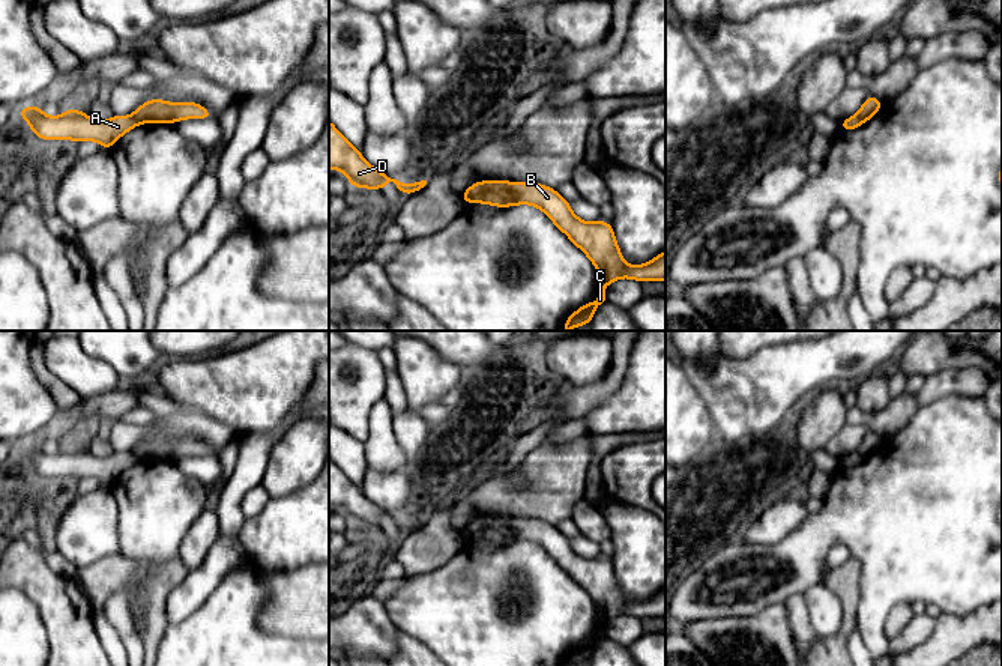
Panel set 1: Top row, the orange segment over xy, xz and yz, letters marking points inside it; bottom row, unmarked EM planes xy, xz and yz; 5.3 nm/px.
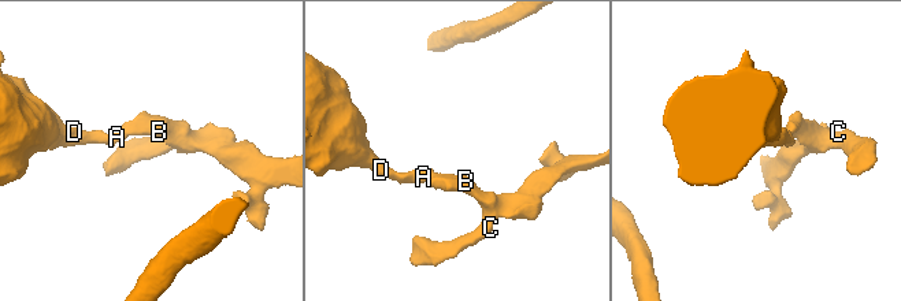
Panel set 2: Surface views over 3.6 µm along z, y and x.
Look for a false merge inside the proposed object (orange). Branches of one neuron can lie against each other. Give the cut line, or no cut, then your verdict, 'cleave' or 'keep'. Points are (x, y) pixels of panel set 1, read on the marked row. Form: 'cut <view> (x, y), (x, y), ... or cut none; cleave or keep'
cut xy (132, 115), (138, 122); cleave

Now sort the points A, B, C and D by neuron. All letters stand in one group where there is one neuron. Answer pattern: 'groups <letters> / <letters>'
groups A D / B C

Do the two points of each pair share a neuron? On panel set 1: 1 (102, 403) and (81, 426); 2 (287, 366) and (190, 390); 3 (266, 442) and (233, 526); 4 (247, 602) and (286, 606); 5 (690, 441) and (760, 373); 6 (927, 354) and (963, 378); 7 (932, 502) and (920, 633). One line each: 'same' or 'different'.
1: same
2: same
3: same
4: different
5: different
6: different
7: different

